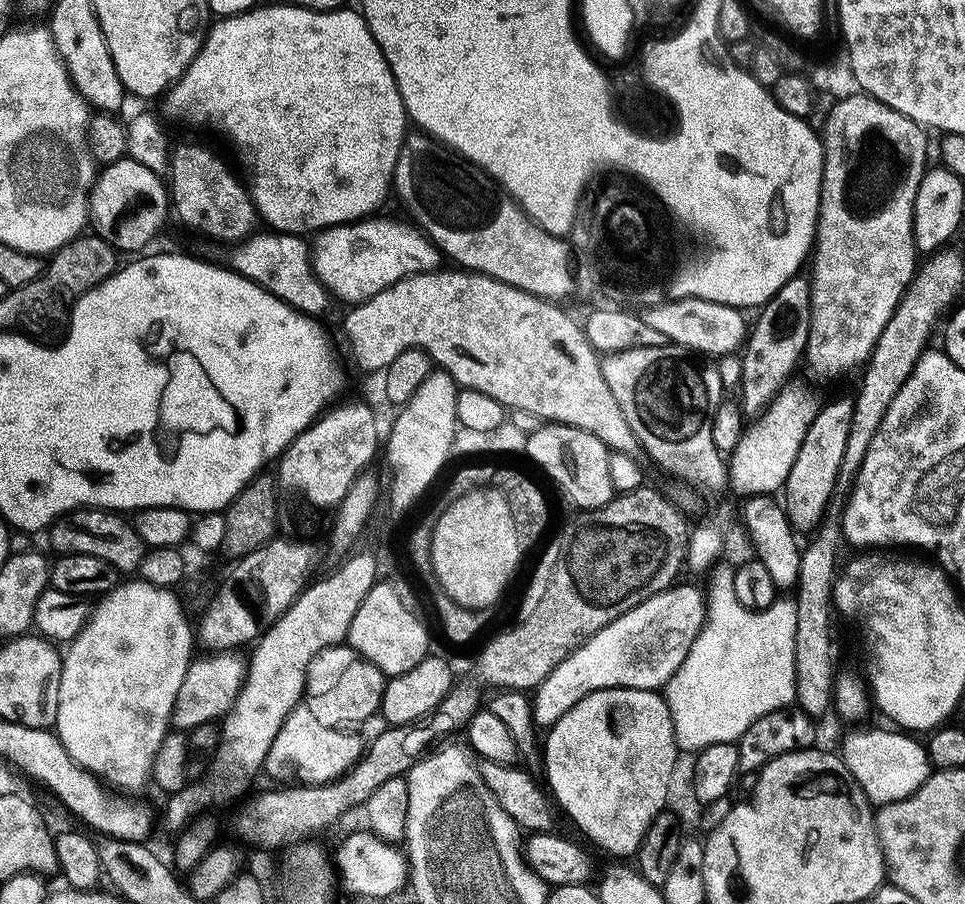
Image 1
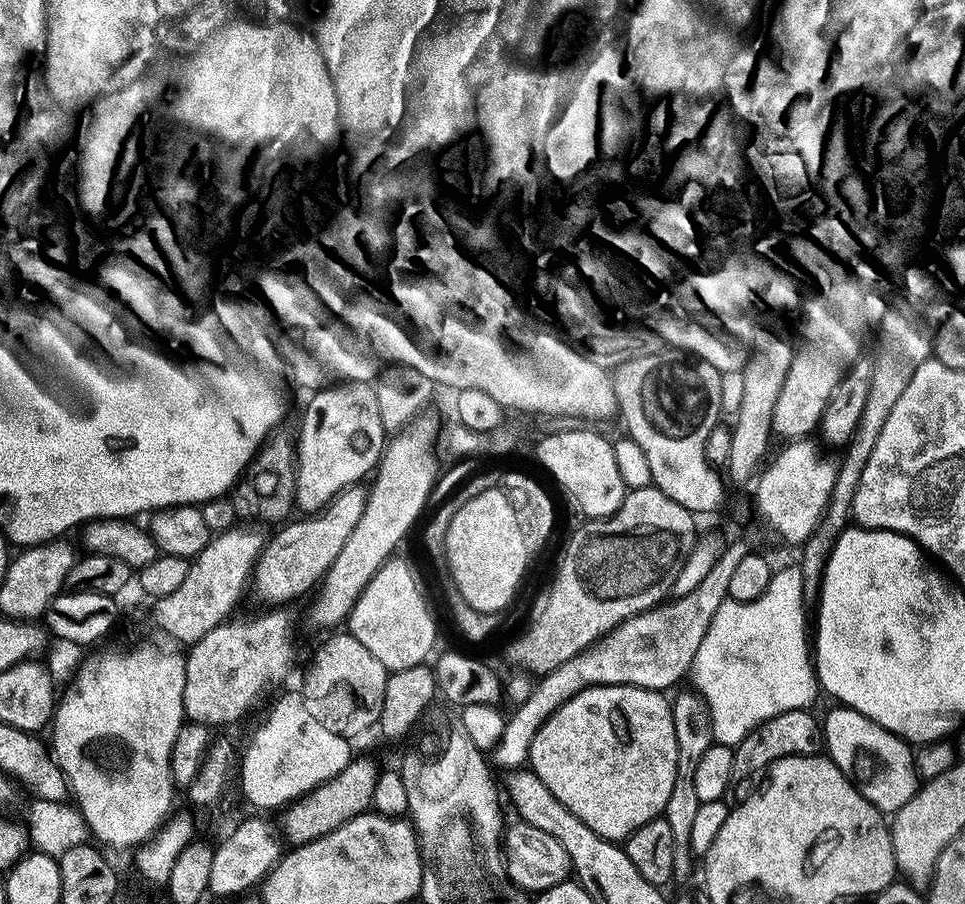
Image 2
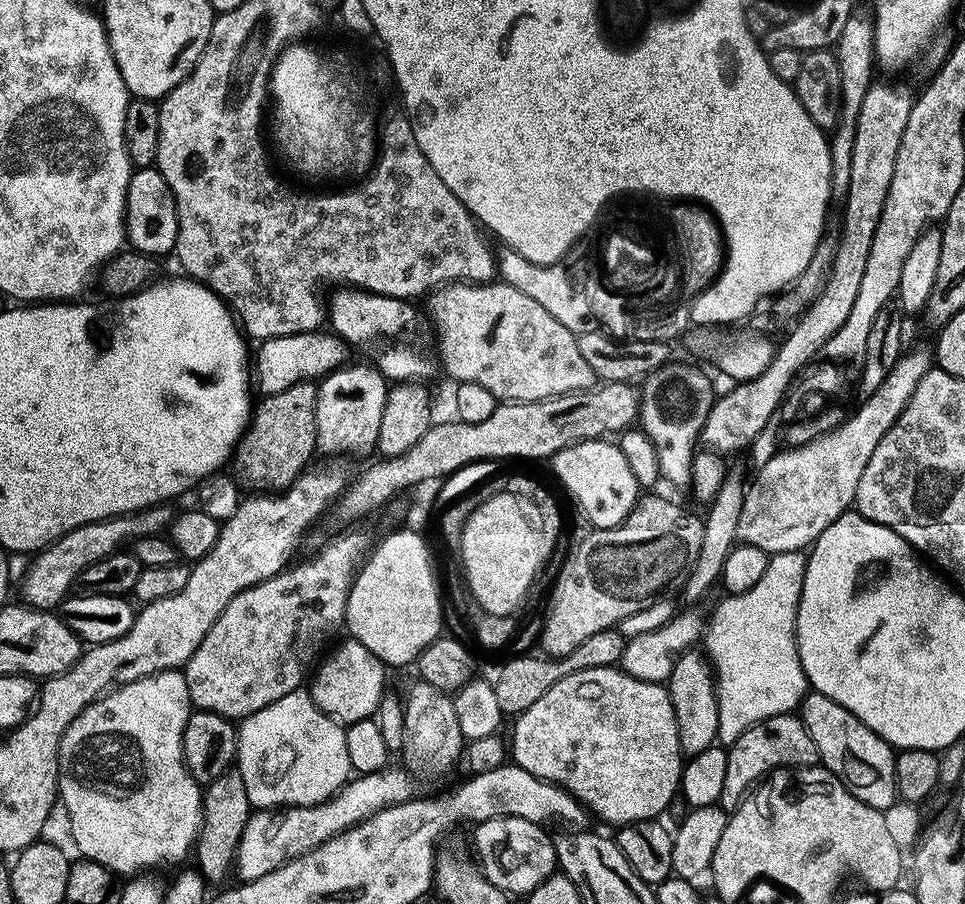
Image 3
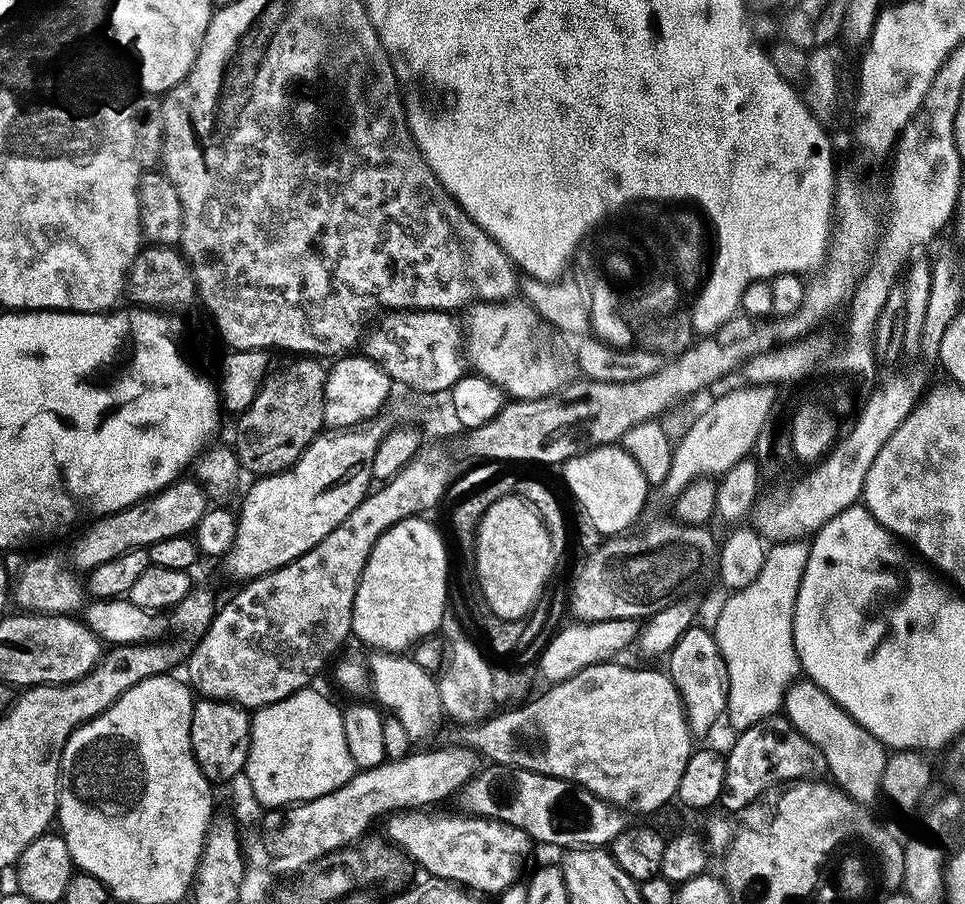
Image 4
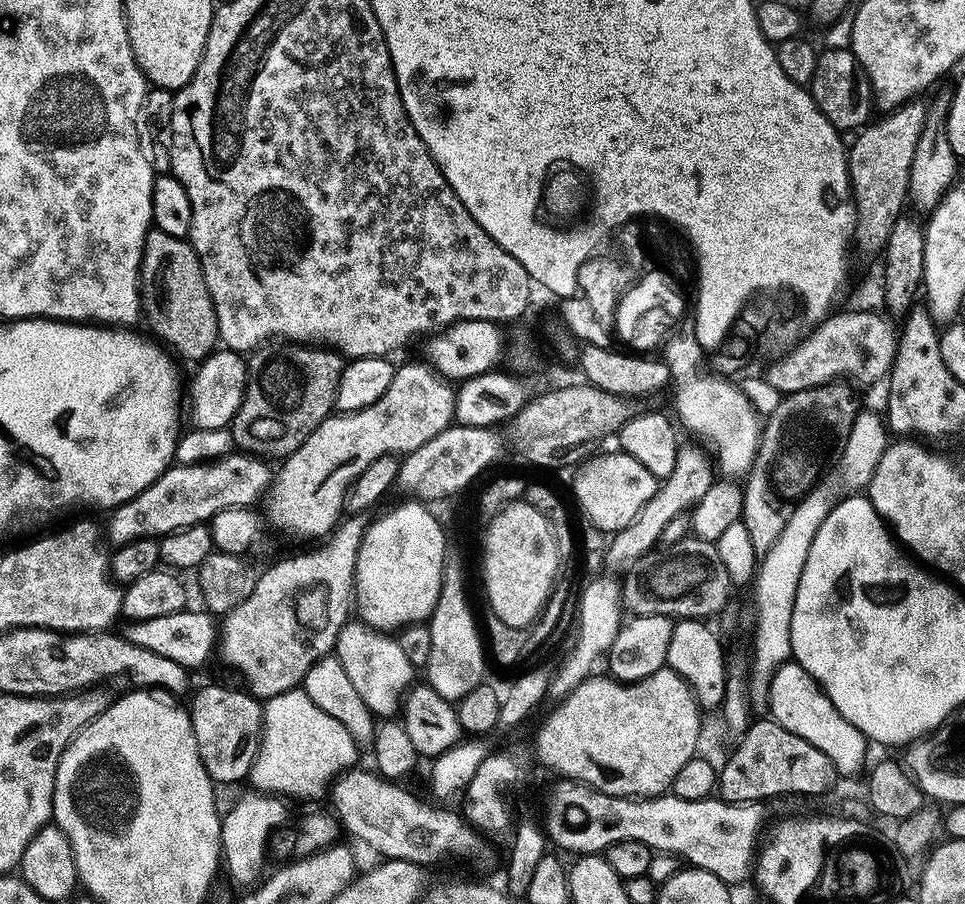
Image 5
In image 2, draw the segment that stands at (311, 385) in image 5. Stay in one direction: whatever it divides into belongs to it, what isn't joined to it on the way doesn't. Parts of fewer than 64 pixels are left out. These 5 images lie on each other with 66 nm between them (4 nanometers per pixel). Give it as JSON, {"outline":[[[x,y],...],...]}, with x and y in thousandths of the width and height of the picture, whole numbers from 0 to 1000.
{"outline":[[[286,480],[279,486],[278,490],[269,497],[269,501],[261,509],[261,513],[253,521],[248,535],[239,545],[238,553],[245,560],[245,570],[250,576],[265,577],[270,575],[274,580],[293,581],[302,566],[308,561],[307,555],[307,527],[308,527],[308,488],[302,482]]]}

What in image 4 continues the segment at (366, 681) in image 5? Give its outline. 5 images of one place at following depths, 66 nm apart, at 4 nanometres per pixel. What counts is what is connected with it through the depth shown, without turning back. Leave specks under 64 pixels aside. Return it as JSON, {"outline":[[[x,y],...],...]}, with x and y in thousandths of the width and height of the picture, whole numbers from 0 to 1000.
{"outline":[[[389,722],[383,730],[381,731],[381,740],[382,740],[382,753],[383,753],[383,761],[387,768],[387,771],[390,770],[390,775],[399,787],[404,785],[403,788],[410,796],[417,800],[418,806],[421,808],[422,814],[425,815],[429,821],[435,821],[435,819],[439,817],[441,814],[441,799],[444,795],[450,796],[454,792],[457,793],[457,790],[459,789],[458,784],[458,777],[457,777],[457,768],[455,765],[454,761],[454,754],[453,751],[449,748],[449,744],[446,744],[441,741],[437,741],[435,737],[433,737],[432,733],[429,733],[426,727],[417,725],[417,723],[409,723],[409,722]]]}

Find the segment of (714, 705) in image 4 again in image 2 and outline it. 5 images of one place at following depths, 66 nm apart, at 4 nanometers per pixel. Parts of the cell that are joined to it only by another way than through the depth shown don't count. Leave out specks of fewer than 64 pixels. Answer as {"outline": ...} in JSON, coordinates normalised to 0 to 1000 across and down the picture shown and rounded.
{"outline":[[[720,764],[707,767],[701,774],[697,773],[696,793],[699,795],[699,812],[703,815],[703,861],[699,863],[698,877],[694,881],[688,905],[697,915],[699,938],[698,938],[698,969],[697,972],[704,978],[711,977],[723,960],[721,948],[717,942],[715,931],[716,919],[719,918],[720,903],[723,902],[726,887],[723,876],[719,872],[719,860],[723,854],[723,846],[727,843],[732,830],[741,823],[739,816],[739,796],[735,781],[728,770]]]}

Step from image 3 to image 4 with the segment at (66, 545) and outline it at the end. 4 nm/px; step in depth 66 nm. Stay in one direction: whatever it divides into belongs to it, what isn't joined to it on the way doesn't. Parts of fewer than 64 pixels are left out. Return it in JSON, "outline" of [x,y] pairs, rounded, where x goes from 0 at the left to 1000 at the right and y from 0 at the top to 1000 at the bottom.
{"outline":[[[188,529],[162,549],[152,549],[131,564],[92,579],[86,585],[87,594],[75,606],[74,625],[82,634],[90,635],[102,626],[110,626],[110,622],[118,622],[118,617],[126,617],[126,613],[135,613],[135,608],[155,607],[174,596],[194,594],[202,590],[217,565],[218,552],[210,539],[202,530]]]}

